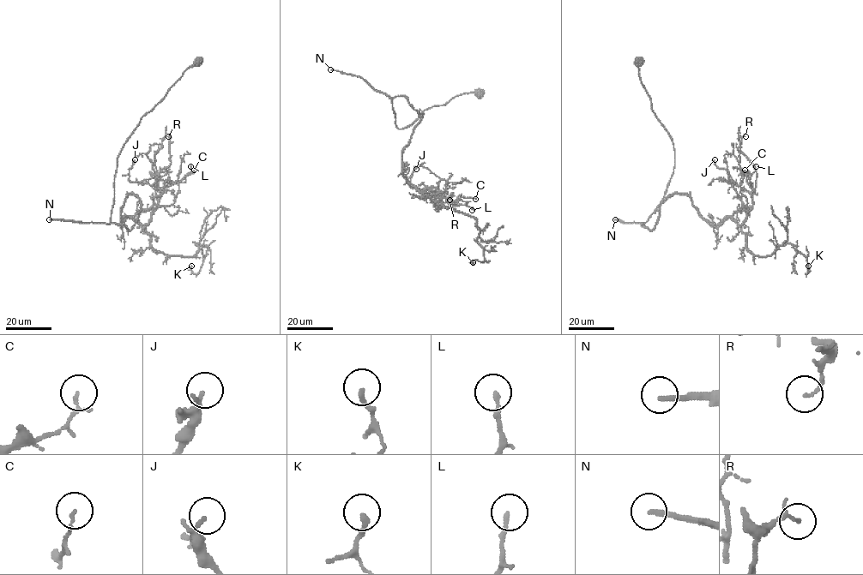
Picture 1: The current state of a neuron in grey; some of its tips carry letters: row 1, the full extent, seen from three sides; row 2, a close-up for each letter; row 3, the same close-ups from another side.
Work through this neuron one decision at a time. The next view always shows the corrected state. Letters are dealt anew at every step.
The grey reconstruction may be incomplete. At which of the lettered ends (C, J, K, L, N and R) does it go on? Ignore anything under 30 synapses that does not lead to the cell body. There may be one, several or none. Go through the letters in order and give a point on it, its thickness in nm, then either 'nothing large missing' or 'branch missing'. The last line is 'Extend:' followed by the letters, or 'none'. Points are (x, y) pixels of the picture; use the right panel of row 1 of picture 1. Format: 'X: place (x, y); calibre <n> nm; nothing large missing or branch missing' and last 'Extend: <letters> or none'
C: place (745, 170); calibre 130 nm; nothing large missing
J: place (715, 159); calibre 120 nm; nothing large missing
K: place (808, 266); calibre 190 nm; nothing large missing
L: place (756, 166); calibre 170 nm; nothing large missing
N: place (615, 219); calibre 200 nm; branch missing
R: place (745, 136); calibre 70 nm; nothing large missing
Extend: N

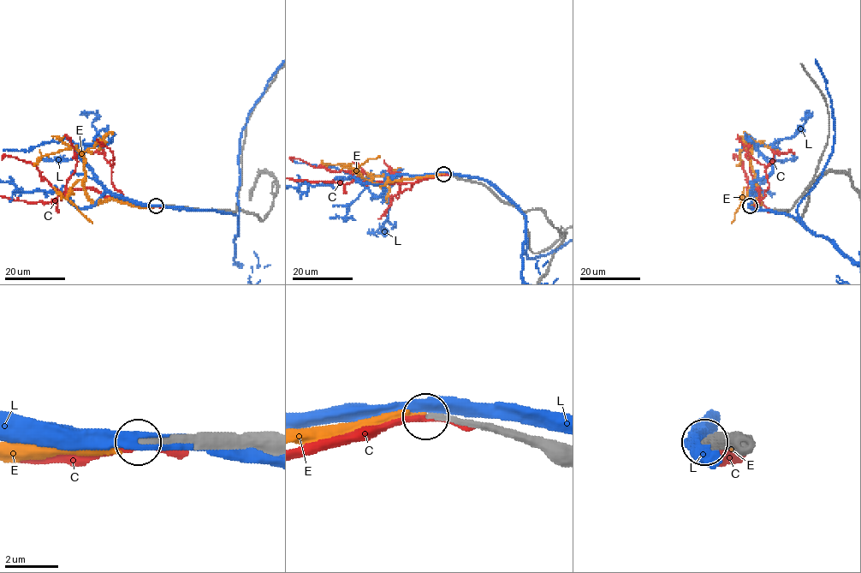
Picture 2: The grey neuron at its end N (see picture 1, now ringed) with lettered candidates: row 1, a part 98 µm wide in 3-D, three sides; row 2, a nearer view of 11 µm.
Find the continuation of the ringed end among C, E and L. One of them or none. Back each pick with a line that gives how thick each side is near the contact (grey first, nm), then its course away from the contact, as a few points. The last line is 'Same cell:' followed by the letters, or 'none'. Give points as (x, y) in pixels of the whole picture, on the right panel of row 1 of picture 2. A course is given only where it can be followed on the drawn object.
E: Thickness 220 nm (grey) against 240 nm. Its course: (750, 205), (757, 199), (760, 203), (751, 164), (751, 152), (746, 148), (739, 153), (739, 162), (736, 165)
Same cell: E

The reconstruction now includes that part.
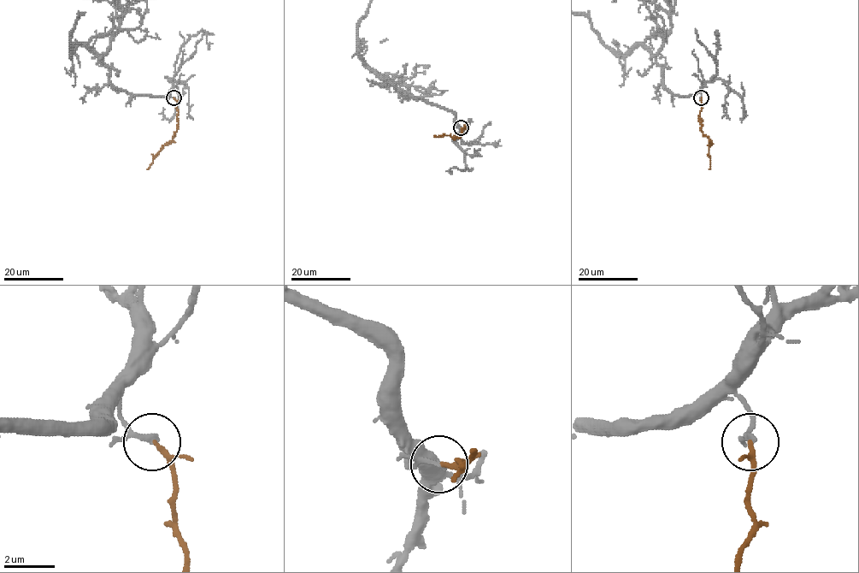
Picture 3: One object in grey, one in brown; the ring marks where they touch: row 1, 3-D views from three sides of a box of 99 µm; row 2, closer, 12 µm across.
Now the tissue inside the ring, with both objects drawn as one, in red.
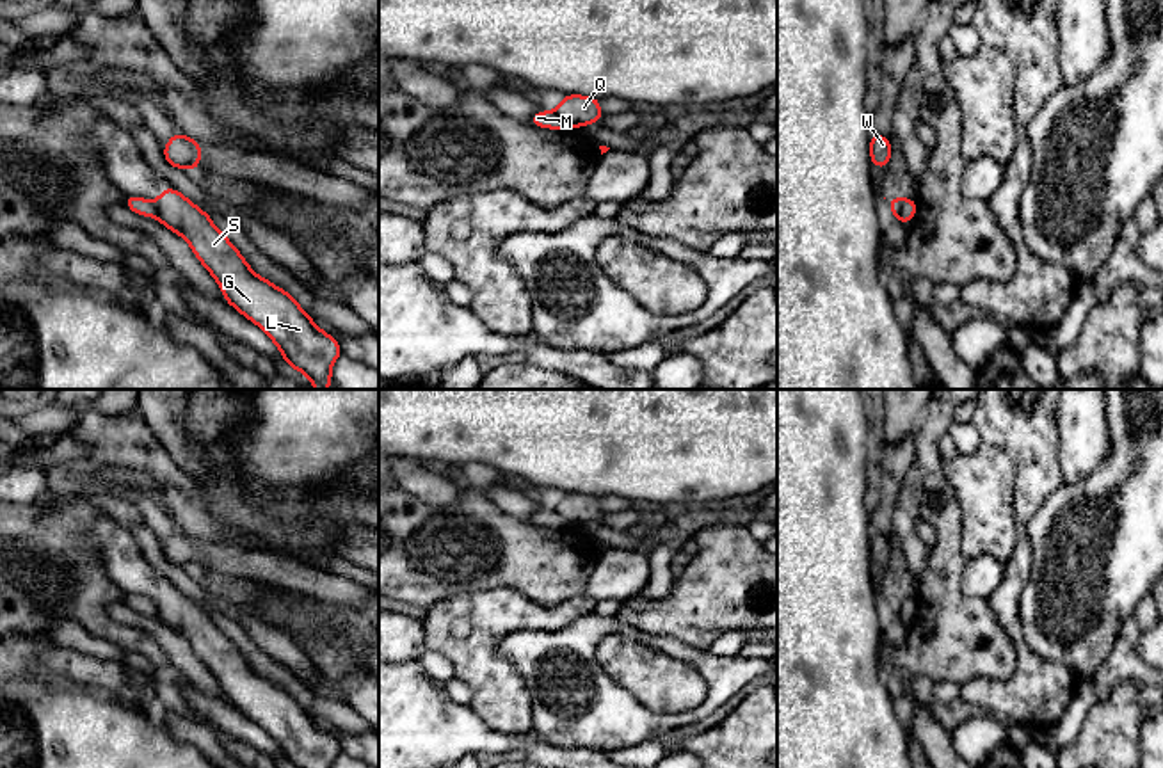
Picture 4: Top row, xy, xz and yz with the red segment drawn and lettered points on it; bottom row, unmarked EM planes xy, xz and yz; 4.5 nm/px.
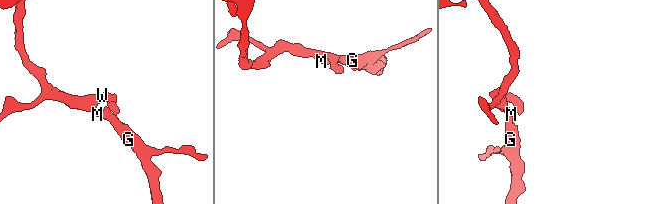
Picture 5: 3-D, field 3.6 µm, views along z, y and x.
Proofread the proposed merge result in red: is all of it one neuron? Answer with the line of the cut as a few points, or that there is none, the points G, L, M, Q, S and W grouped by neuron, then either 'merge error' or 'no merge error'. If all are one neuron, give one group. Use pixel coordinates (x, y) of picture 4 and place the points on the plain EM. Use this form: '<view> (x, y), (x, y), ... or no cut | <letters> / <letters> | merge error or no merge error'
yz (906, 598), (902, 619) | G L Q S / M W | merge error

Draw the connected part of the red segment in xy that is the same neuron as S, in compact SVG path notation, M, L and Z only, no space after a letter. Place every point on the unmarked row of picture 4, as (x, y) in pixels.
M171 585L162 588L155 604L156 617L183 635L217 677L224 699L261 725L293 768L331 768L341 754L340 741L320 729L288 690L256 674L206 610Z

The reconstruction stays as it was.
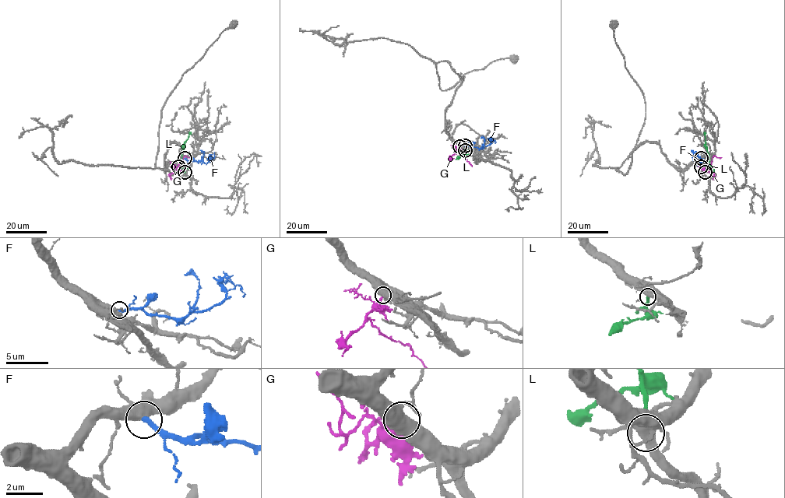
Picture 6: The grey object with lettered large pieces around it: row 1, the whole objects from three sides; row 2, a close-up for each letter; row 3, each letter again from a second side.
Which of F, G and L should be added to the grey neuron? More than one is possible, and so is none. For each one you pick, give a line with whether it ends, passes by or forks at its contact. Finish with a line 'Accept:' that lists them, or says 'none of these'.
F: it ends
Accept: F

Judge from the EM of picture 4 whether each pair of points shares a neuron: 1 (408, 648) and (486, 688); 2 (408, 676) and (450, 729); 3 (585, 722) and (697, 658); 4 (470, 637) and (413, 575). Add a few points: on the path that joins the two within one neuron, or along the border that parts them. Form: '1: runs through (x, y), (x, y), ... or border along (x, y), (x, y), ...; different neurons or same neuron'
1: border along (420, 621), (427, 648); different neurons
2: runs through (409, 688), (438, 717); same neuron
3: runs through (628, 722), (689, 719), (712, 701); same neuron
4: border along (481, 591), (449, 596), (427, 610); different neurons

